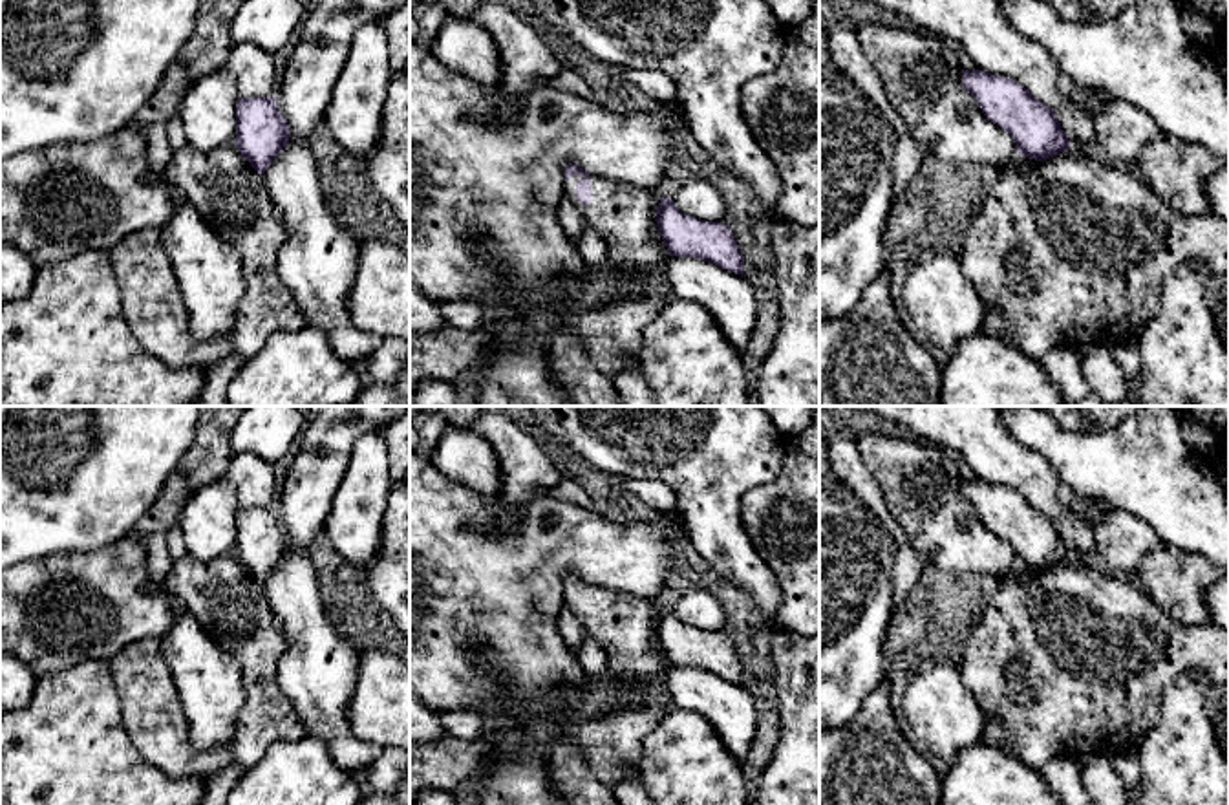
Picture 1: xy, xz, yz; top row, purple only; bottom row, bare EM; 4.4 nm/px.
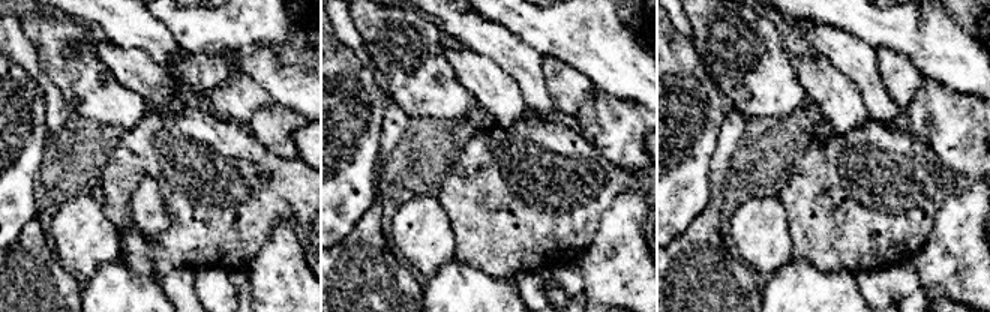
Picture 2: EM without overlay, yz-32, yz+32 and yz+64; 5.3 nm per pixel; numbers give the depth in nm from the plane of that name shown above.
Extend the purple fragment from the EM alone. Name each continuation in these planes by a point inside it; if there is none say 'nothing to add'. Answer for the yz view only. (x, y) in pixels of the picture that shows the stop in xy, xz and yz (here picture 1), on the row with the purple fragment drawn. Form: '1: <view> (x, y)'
nothing to add

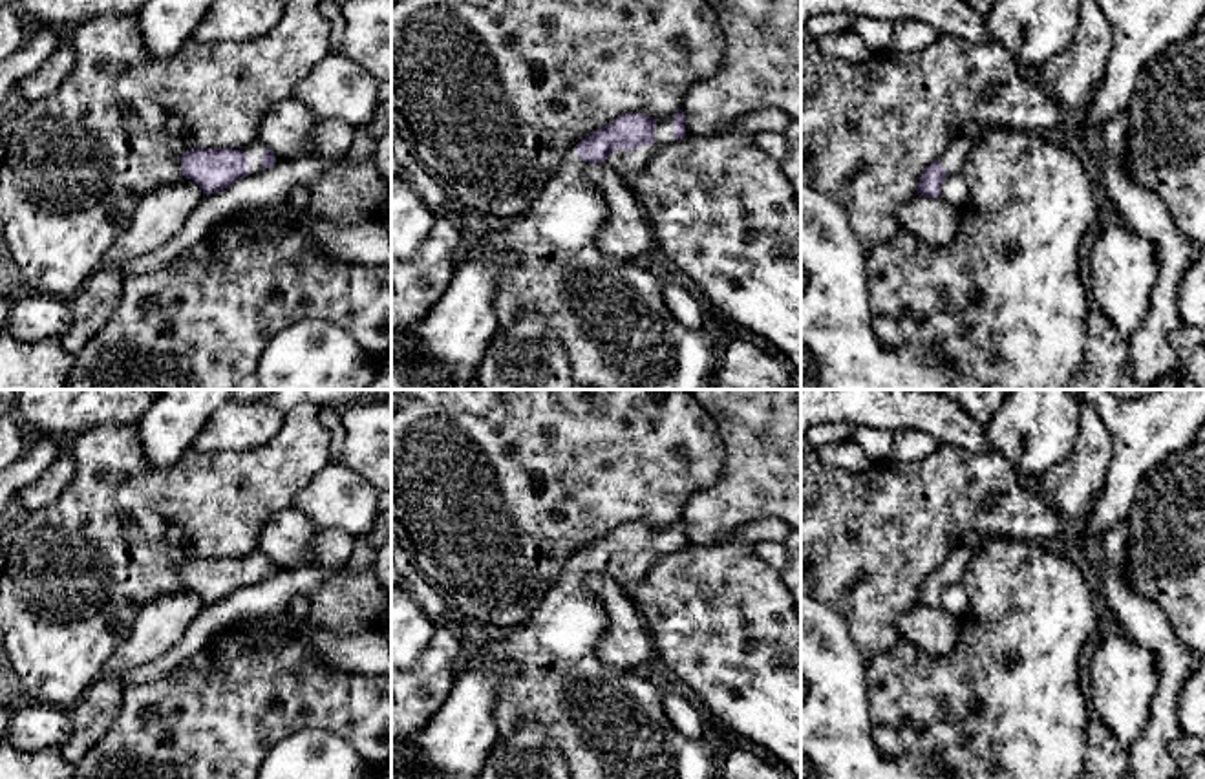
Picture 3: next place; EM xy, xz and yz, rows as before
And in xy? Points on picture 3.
1: xy (255, 150)

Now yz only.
1: yz (955, 154)

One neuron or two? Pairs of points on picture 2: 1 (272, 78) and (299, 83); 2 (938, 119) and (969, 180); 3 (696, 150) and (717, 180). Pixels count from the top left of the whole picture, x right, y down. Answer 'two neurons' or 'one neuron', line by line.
1: one neuron
2: one neuron
3: two neurons

